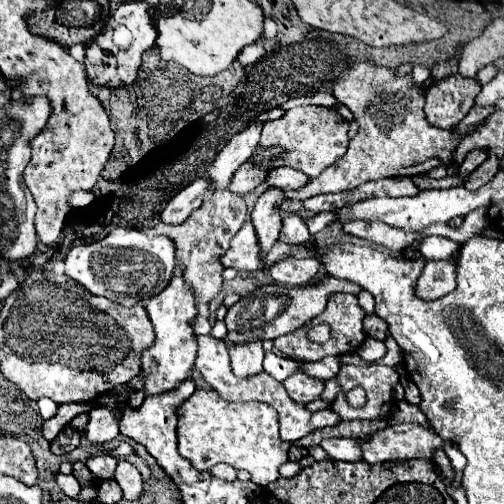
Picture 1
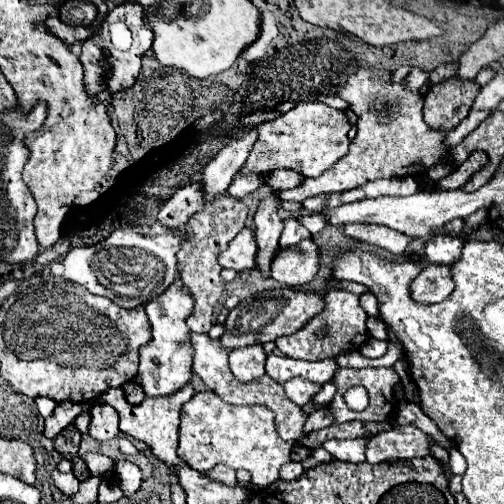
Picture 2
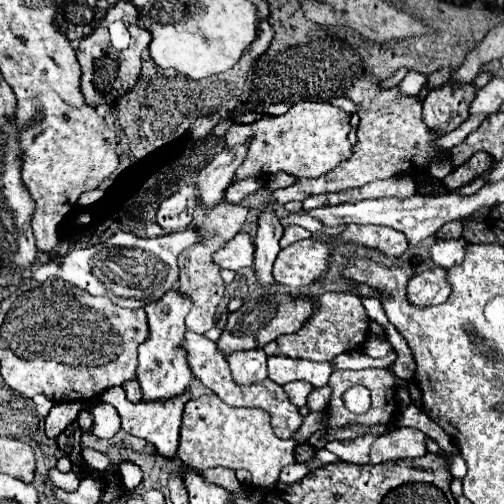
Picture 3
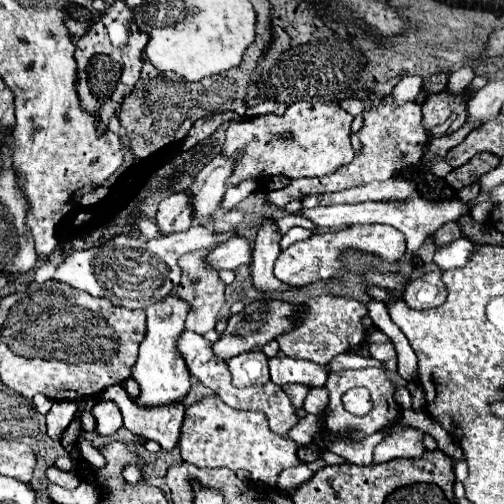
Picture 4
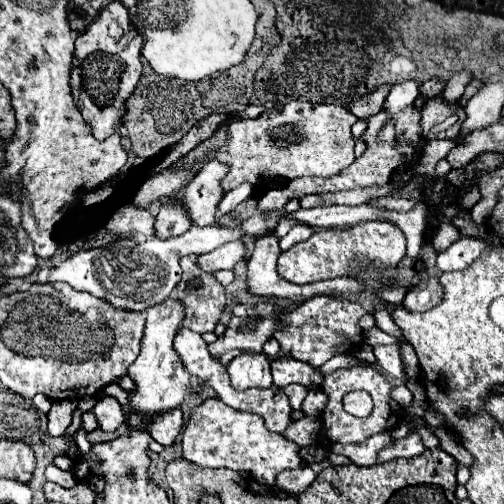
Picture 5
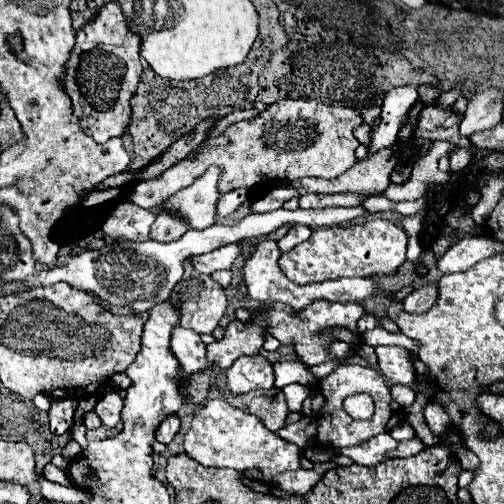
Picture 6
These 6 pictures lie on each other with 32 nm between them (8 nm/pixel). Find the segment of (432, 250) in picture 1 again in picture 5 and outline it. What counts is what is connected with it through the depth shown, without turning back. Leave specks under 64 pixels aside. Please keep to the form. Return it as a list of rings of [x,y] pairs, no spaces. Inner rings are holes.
[[[460,236],[452,246],[448,246],[444,252],[438,252],[436,256],[436,264],[442,272],[450,272],[450,270],[460,270],[460,268],[468,268],[466,264],[472,264],[472,260],[476,260],[476,256],[480,256],[480,252],[484,252],[484,248],[488,248],[490,244],[484,240],[476,240],[476,238],[468,238],[468,236]]]

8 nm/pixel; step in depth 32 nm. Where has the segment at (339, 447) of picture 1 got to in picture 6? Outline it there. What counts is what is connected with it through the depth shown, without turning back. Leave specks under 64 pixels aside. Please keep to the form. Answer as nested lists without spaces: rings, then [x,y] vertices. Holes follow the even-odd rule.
[[[376,434],[370,440],[366,440],[364,444],[336,448],[336,452],[352,458],[360,466],[376,466],[384,460],[384,452],[388,452],[390,448],[396,448],[396,444],[398,442],[390,434]]]

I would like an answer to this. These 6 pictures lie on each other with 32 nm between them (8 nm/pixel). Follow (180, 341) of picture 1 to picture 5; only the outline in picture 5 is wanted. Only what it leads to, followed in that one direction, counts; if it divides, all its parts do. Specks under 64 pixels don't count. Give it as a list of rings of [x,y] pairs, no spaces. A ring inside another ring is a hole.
[[[164,300],[160,304],[154,304],[146,310],[146,330],[144,340],[140,344],[140,354],[132,368],[128,368],[128,376],[136,382],[136,392],[130,394],[130,402],[136,412],[152,414],[162,412],[164,408],[176,408],[182,406],[184,398],[192,394],[192,378],[184,370],[184,364],[174,350],[174,336],[182,328],[184,320],[184,304],[180,300]]]

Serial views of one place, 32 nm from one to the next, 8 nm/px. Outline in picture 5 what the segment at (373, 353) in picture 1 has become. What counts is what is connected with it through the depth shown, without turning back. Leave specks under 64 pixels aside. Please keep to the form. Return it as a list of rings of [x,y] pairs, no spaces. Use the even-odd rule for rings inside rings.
[[[376,345],[373,347],[373,353],[376,357],[380,368],[398,380],[408,380],[402,368],[402,360],[400,360],[400,350],[397,345]]]

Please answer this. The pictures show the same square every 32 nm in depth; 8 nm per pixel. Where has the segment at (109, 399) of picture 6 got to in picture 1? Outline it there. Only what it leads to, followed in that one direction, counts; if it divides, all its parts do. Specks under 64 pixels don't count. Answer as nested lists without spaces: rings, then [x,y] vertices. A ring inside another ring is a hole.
[[[94,406],[90,410],[90,420],[84,428],[84,436],[92,444],[104,444],[118,436],[118,420],[114,414],[104,406]]]

